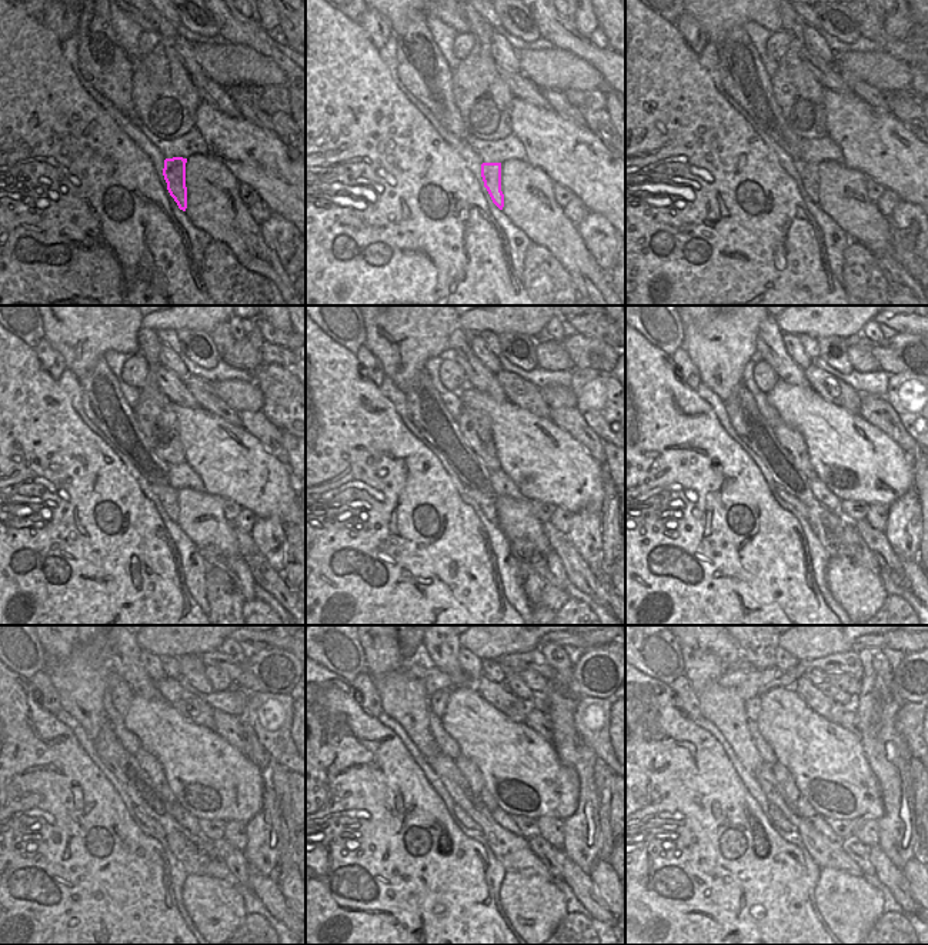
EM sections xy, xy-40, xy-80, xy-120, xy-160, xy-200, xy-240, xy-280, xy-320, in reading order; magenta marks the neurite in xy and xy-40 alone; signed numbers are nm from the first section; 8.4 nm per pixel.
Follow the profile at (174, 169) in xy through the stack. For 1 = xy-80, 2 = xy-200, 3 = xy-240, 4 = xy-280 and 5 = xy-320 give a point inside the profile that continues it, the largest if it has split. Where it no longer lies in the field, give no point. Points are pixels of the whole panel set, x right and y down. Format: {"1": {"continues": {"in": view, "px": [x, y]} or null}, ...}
{"1": {"continues": {"in": "xy-80", "px": [808, 173]}}, "2": {"continues": {"in": "xy-200", "px": [785, 500]}}, "3": {"continues": {"in": "xy-240", "px": [144, 822]}}, "4": {"continues": {"in": "xy-280", "px": [461, 820]}}, "5": {"continues": {"in": "xy-320", "px": [775, 817]}}}

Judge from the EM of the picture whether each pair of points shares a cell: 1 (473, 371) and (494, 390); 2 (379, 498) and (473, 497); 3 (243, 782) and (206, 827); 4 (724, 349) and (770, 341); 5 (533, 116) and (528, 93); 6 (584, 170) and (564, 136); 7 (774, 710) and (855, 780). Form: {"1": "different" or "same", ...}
{"1": "same", "2": "different", "3": "different", "4": "different", "5": "different", "6": "same", "7": "same"}

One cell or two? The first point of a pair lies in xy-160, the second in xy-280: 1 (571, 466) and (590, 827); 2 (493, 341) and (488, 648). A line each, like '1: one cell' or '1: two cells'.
1: two cells
2: two cells

